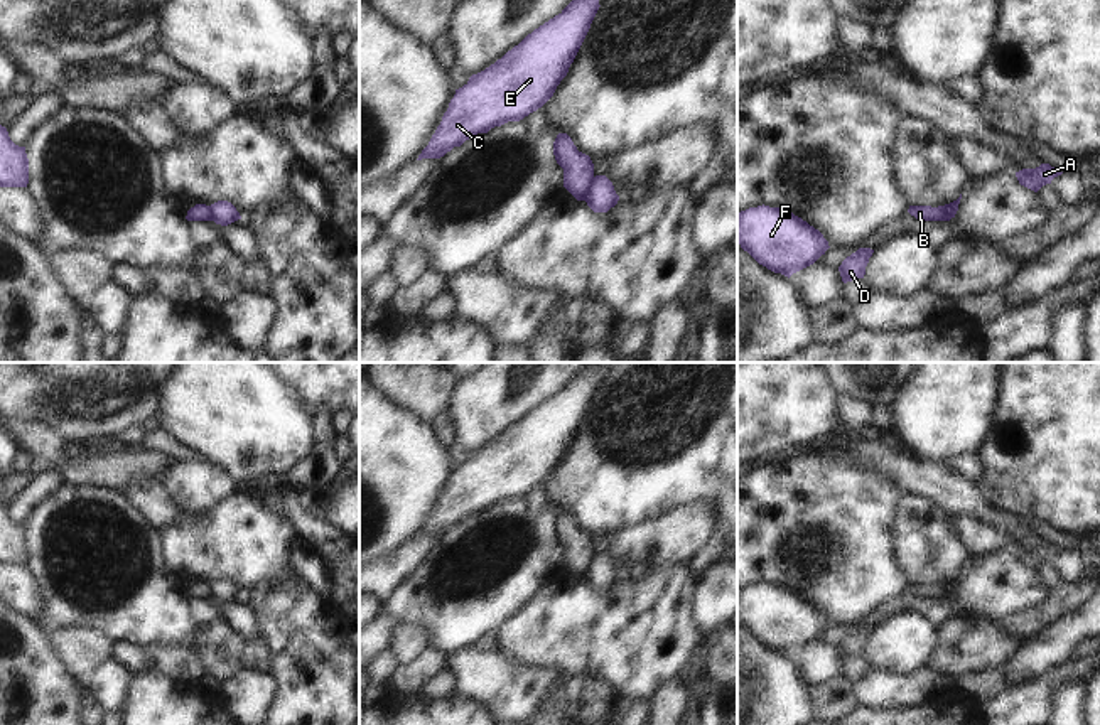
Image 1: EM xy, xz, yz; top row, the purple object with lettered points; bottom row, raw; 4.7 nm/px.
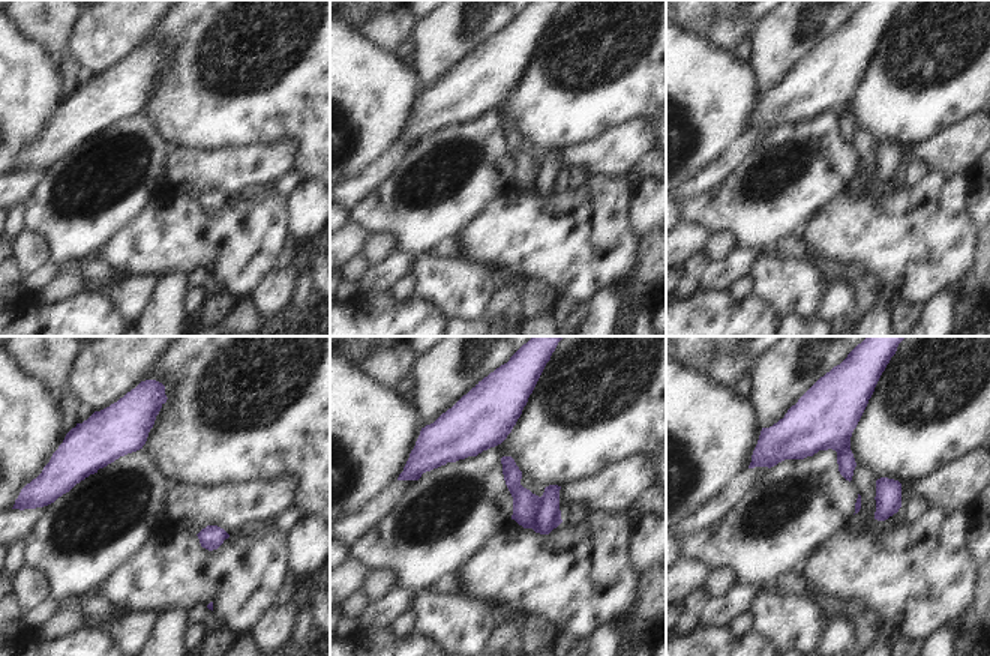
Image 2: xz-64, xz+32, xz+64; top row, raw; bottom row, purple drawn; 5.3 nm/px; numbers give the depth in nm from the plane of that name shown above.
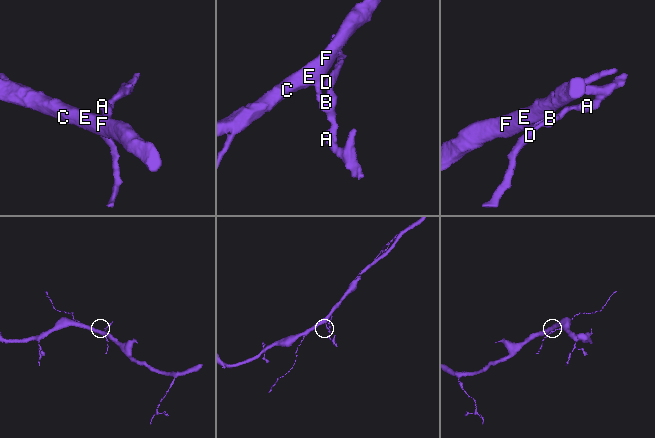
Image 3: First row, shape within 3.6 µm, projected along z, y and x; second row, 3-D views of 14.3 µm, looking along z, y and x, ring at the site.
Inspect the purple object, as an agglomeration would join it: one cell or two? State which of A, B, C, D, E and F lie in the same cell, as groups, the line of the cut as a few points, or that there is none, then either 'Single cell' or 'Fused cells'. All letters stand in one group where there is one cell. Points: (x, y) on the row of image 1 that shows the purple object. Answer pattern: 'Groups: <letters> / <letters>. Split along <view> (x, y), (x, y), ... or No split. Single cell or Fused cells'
Groups: A D / B C E F. Split along xz (594, 177), (582, 199). Fused cells

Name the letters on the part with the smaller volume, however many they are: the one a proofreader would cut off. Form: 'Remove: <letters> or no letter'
Remove: A, D

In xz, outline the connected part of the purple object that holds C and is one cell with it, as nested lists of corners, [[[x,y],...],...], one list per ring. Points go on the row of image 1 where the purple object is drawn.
[[[572,0],[494,64],[472,74],[456,89],[417,160],[440,158],[474,135],[542,108],[567,76],[599,7],[599,0]]]

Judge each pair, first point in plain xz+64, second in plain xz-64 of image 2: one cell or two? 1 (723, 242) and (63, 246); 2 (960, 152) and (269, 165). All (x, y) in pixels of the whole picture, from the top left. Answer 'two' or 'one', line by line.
1: two
2: one

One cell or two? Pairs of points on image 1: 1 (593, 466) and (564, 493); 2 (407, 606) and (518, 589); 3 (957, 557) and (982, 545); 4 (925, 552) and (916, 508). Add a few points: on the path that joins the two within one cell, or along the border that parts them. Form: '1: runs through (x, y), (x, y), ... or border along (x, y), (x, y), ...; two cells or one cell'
1: runs through (586, 472), (571, 488); one cell
2: runs through (434, 607), (491, 596); one cell
3: border along (950, 518), (959, 542), (970, 555); two cells
4: runs through (925, 542), (918, 518); one cell

